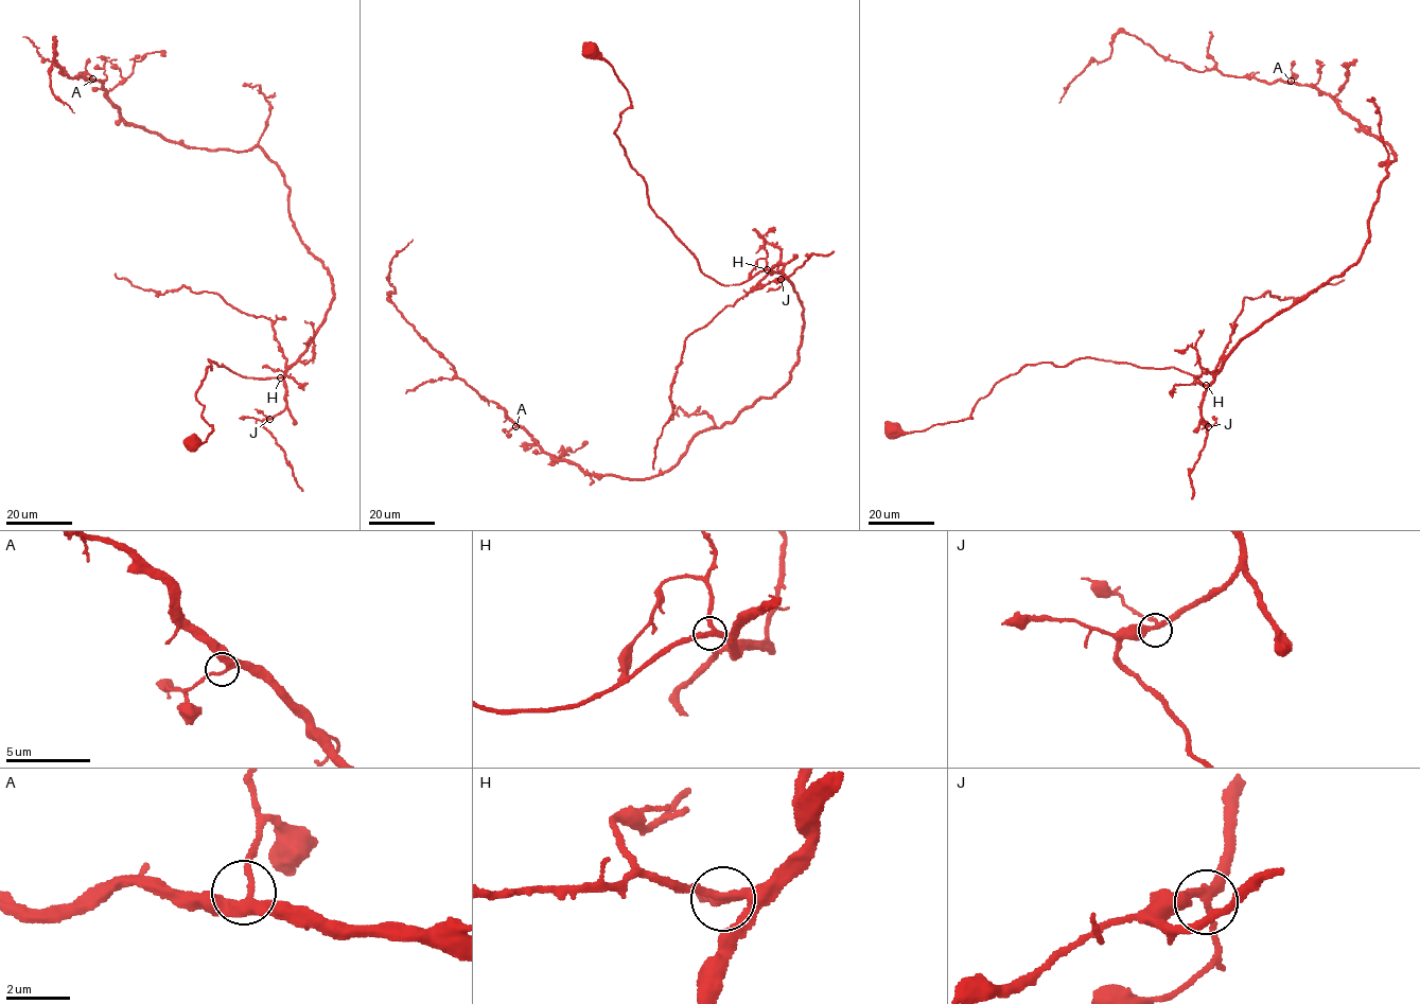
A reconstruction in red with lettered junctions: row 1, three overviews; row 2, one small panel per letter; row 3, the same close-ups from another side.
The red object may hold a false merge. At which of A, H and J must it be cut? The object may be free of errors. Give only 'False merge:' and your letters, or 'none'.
False merge: none

